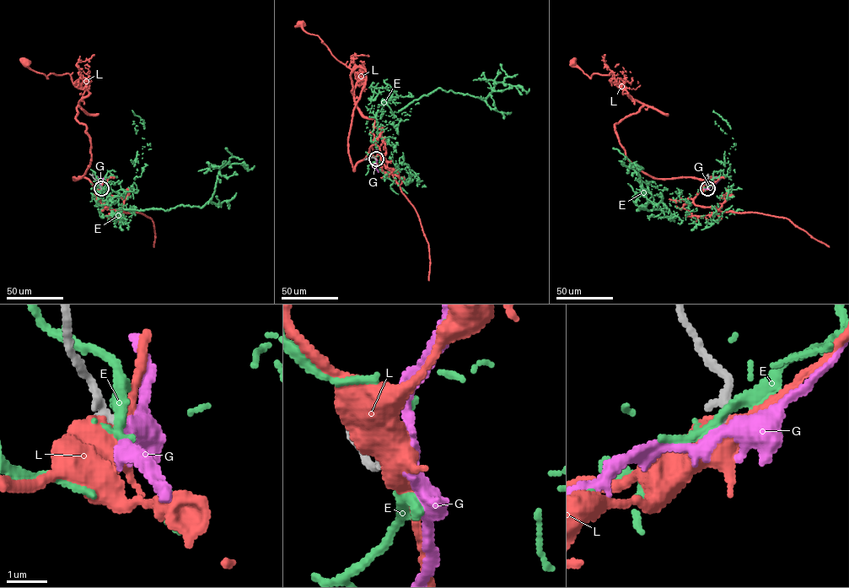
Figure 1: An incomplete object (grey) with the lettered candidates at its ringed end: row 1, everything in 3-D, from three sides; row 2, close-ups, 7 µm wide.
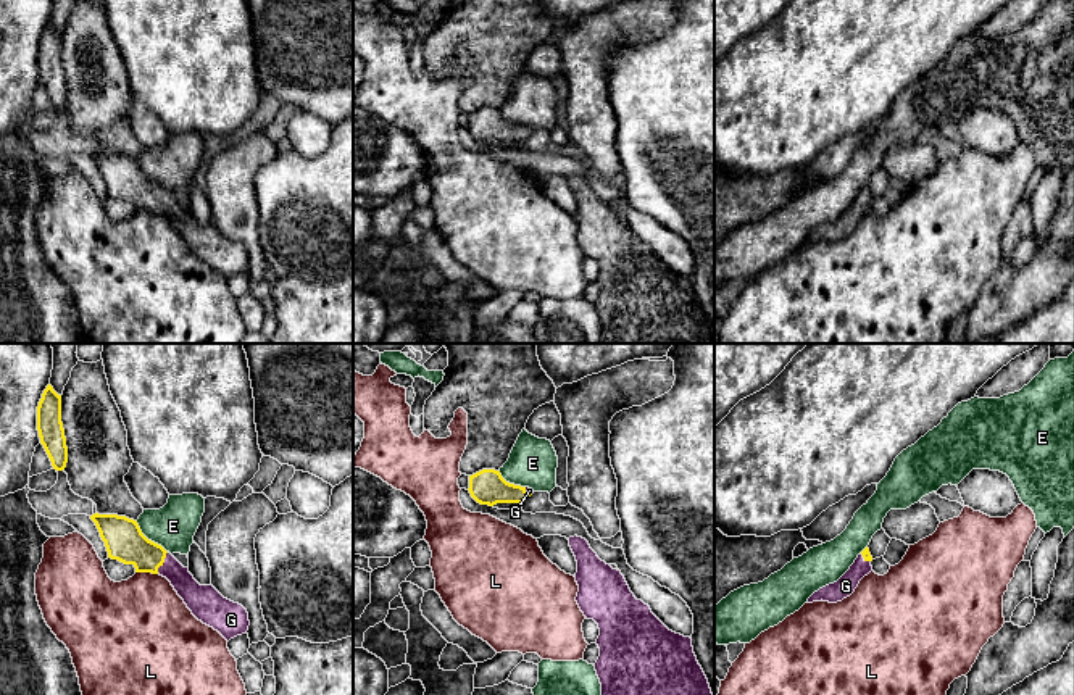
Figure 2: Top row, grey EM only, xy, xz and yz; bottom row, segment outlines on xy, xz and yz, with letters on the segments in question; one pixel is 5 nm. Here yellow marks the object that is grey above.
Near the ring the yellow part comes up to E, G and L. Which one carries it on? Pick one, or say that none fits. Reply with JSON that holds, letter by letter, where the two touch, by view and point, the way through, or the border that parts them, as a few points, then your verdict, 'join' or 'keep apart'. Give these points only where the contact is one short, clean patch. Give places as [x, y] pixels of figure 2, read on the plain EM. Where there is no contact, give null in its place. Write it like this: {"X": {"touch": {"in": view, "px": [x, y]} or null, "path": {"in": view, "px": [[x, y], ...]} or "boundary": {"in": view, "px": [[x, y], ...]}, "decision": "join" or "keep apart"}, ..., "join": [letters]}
{"E": {"touch": {"in": "xy", "px": [147, 178]}, "boundary": {"in": "xy", "px": [[136, 160], [139, 168], [166, 191]]}, "decision": "keep apart"}, "G": {"touch": {"in": "xy", "px": [163, 200]}, "path": {"in": "xy", "px": [[123, 176], [147, 195], [163, 200], [197, 236]]}, "decision": "join"}, "L": {"touch": {"in": "xy", "px": [147, 210]}, "decision": "keep apart"}, "join": ["G"]}

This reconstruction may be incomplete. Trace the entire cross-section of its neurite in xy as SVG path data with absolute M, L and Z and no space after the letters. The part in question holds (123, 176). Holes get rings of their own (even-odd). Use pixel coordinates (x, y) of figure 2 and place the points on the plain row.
M92 153L108 197L132 203L135 211L166 216L192 253L218 269L227 281L248 269L247 248L224 237L211 223L200 224L189 206L184 206L161 184L148 179L137 160L118 153Z

